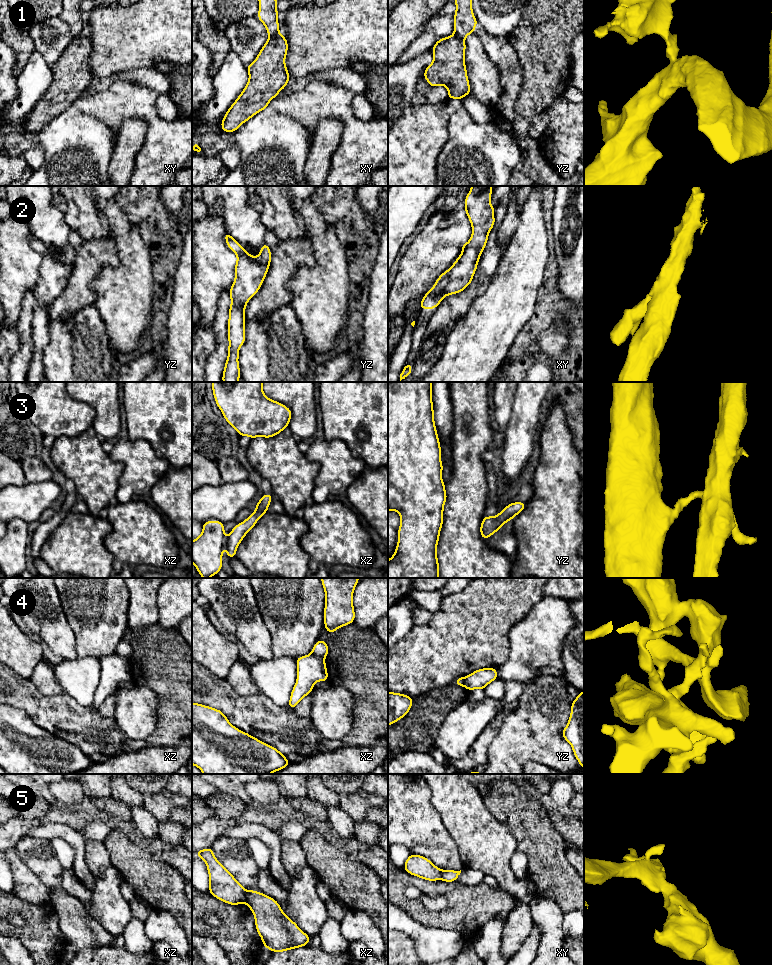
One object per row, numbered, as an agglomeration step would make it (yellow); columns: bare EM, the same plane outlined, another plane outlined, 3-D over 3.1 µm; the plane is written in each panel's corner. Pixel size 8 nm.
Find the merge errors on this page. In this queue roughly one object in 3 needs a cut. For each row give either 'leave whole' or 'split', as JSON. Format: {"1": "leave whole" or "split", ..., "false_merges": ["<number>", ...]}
{"1": "split", "2": "split", "3": "split", "4": "split", "5": "split", "false_merges": ["1", "2", "3", "4", "5"]}

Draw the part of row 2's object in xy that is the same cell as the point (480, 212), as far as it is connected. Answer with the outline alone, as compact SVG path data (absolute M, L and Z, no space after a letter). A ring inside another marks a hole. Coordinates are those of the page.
M471 186L464 200L464 211L471 223L472 235L462 250L458 263L437 278L434 286L444 280L443 288L436 293L431 288L419 304L421 309L437 308L444 297L461 293L472 283L480 256L495 224L495 207L490 204L492 189L492 186Z

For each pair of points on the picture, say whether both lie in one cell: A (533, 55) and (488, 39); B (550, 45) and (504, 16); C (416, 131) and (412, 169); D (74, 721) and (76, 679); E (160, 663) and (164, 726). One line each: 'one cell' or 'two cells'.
A: two cells
B: two cells
C: one cell
D: two cells
E: one cell

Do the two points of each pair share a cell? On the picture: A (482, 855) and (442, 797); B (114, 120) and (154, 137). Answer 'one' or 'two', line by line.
A: one
B: one

